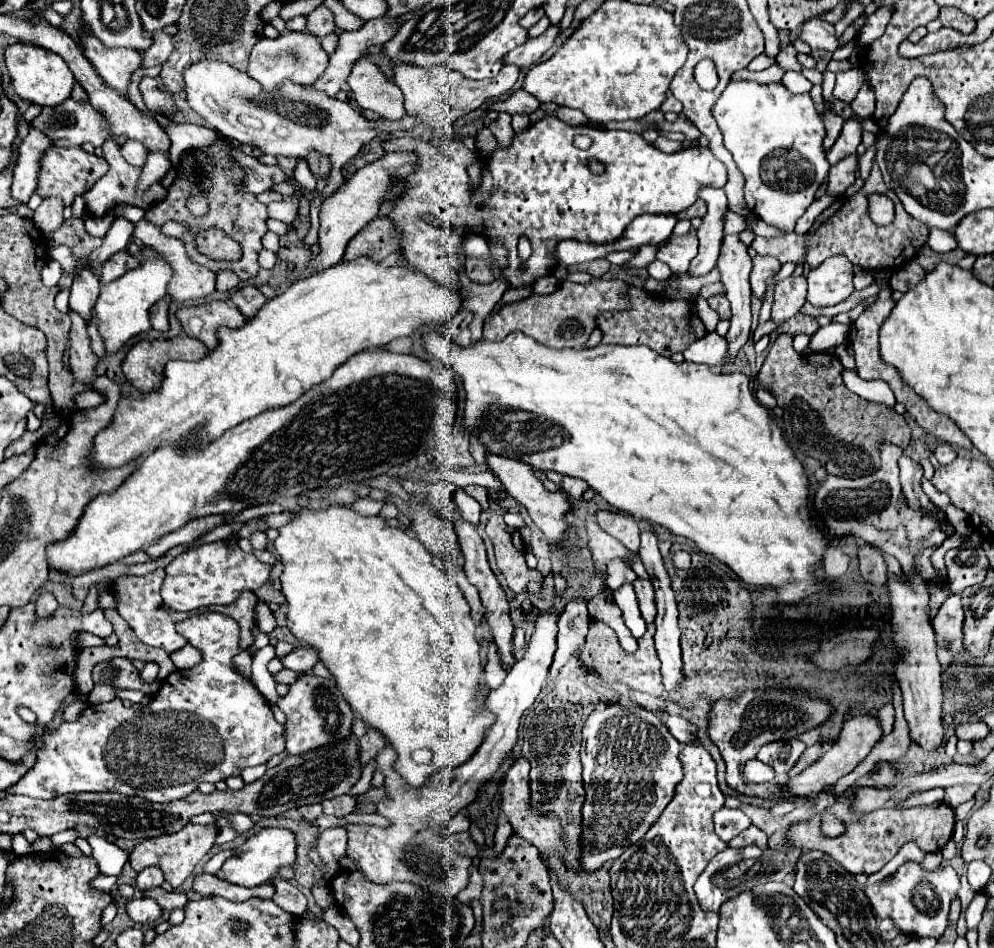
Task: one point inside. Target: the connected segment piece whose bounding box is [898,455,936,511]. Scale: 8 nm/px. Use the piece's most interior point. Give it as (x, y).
(911, 473)

